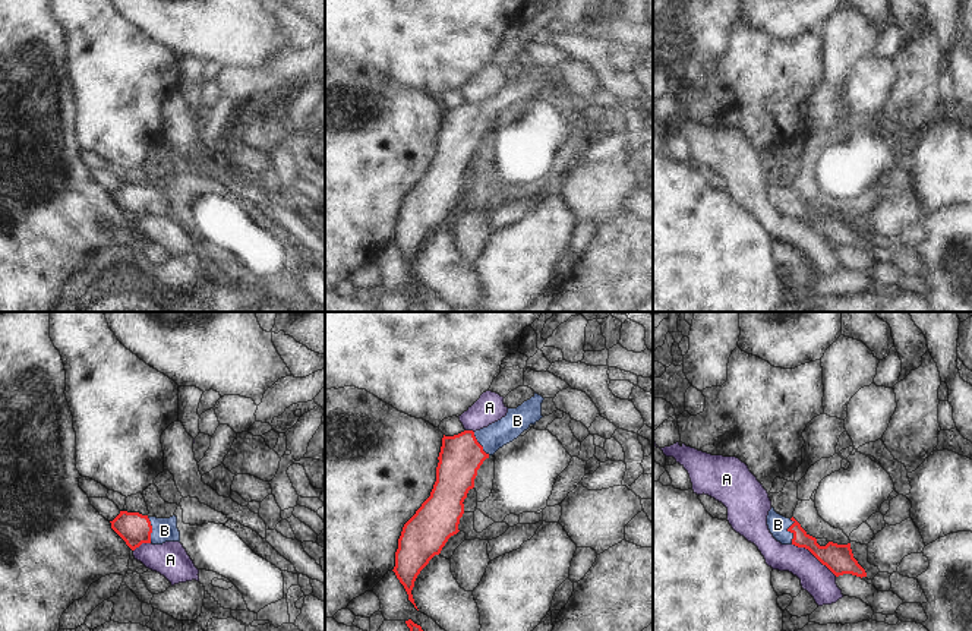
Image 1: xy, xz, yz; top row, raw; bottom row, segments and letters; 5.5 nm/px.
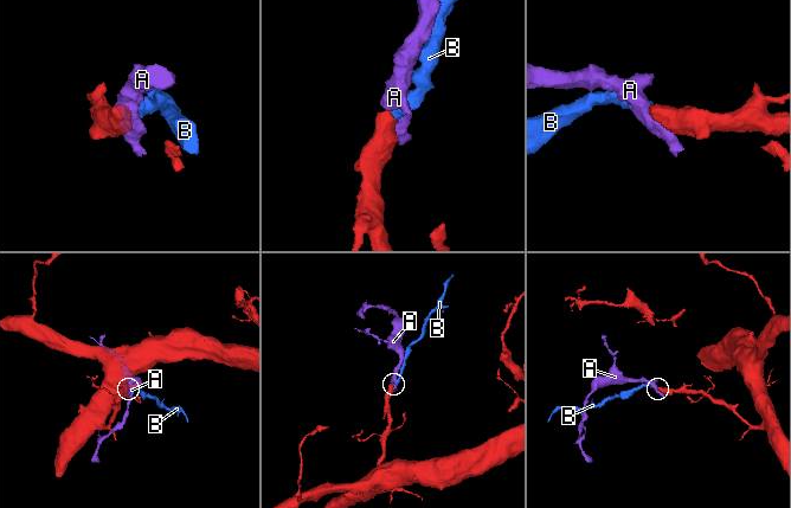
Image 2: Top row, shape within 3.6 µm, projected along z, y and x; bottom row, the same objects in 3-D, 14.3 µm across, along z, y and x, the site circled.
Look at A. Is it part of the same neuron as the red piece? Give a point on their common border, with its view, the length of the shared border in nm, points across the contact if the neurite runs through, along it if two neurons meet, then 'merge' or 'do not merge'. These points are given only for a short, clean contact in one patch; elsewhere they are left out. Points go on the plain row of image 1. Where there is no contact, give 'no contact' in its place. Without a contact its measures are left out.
meets red in yz at (814, 227); contact 320 nm long; border along yz (791, 215), (807, 220), (836, 248); do not merge

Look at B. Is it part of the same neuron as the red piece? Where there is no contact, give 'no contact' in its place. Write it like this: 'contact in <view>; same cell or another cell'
contact in yz; same cell

